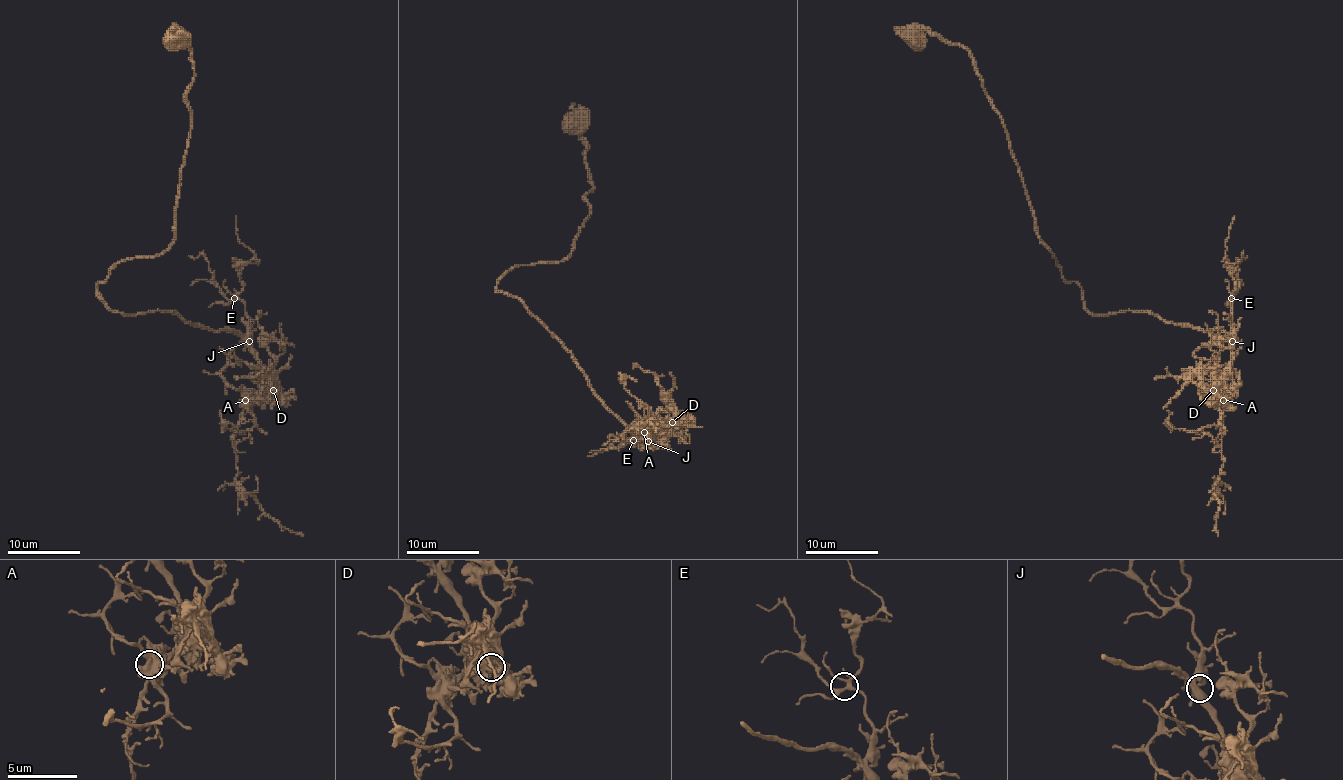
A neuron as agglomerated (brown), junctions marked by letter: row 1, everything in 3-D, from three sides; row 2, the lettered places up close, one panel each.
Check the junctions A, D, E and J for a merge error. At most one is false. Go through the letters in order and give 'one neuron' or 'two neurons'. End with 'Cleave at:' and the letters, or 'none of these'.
A: one neuron
D: two neurons
E: one neuron
J: one neuron
Cleave at: D

